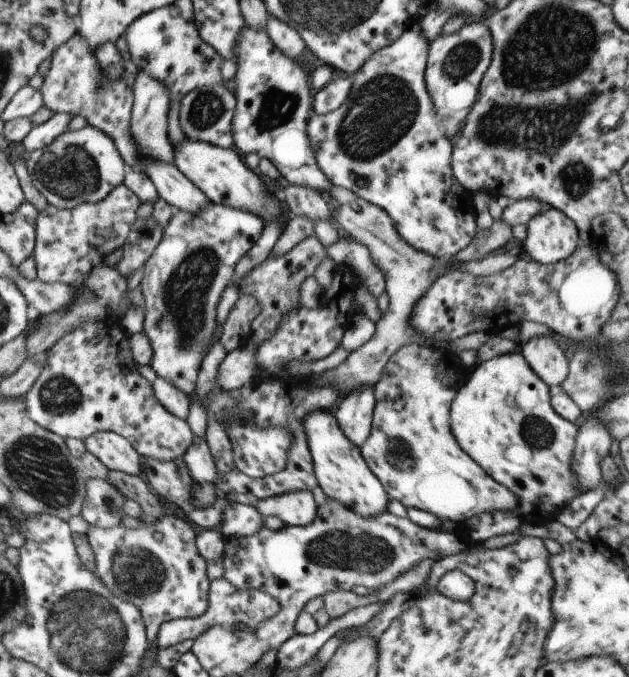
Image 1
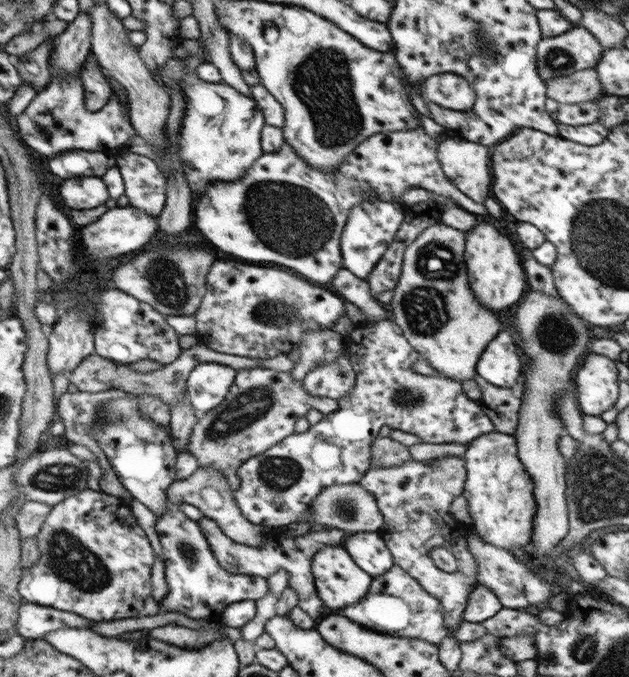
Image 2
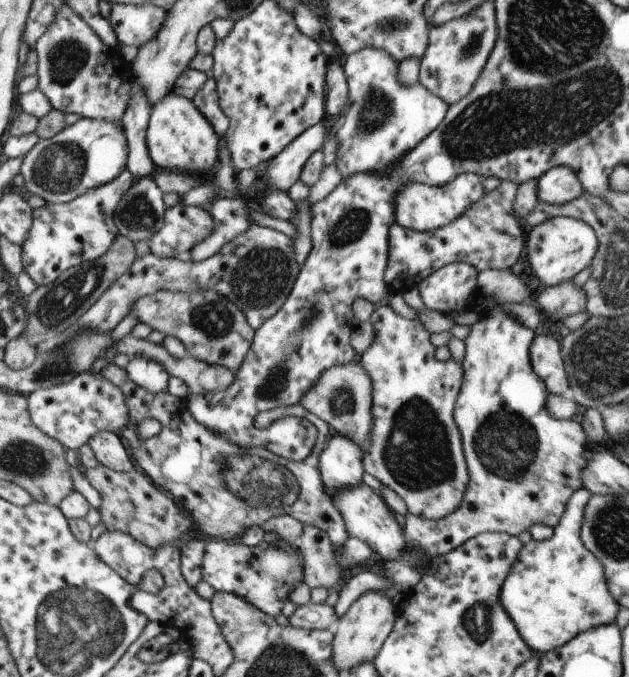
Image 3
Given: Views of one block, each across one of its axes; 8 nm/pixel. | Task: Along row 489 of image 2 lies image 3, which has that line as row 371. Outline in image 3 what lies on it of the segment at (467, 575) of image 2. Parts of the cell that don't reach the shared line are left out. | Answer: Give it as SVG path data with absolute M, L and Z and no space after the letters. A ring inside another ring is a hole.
M385 304L370 308L365 318L373 327L373 340L357 359L371 380L372 419L367 436L369 444L362 451L363 472L400 496L409 514L423 520L443 520L461 504L469 480L461 438L452 417L463 380L461 360L451 356L444 359L435 357L436 348L416 319L401 318Z

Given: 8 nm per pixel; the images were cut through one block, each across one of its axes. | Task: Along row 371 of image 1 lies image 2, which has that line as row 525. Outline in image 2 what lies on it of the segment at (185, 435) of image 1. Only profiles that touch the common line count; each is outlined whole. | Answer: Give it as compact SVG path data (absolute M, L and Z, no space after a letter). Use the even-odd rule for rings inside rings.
M81 487L75 496L51 505L35 541L39 558L19 579L19 596L23 596L25 603L72 612L94 622L142 614L144 599L151 592L150 574L155 558L144 530L139 528L129 504L123 499Z

